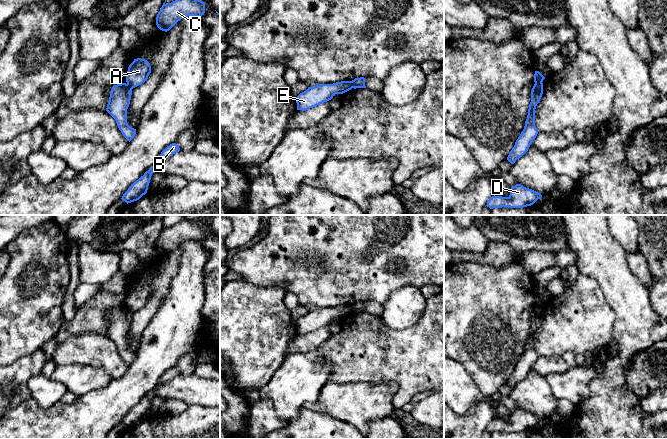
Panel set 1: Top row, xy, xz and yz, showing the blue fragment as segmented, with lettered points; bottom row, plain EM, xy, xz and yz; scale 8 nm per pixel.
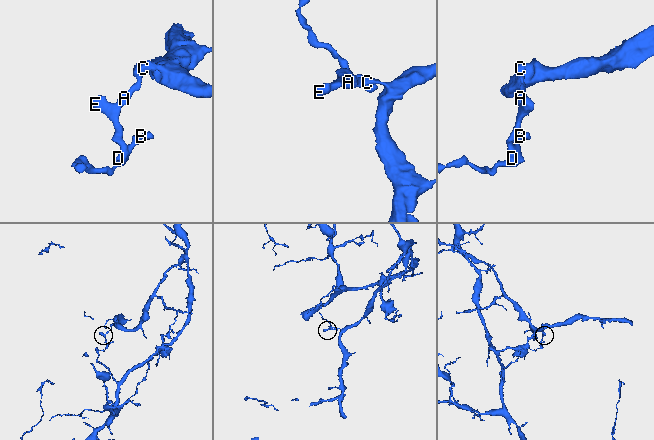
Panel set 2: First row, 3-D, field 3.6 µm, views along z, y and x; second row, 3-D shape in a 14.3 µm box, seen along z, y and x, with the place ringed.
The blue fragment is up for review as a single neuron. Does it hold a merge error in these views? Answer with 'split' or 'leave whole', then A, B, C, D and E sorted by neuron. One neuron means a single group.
split; groups A C / B D E

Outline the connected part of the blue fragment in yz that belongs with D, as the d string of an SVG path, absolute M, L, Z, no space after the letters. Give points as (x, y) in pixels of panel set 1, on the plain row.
M521 408L511 411L508 421L492 420L487 425L487 431L493 432L523 432L533 429L542 419L532 413L526 412Z

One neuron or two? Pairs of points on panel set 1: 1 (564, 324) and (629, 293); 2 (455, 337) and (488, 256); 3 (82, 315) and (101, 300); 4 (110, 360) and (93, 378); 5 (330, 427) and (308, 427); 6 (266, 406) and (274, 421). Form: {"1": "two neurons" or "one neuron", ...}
{"1": "two neurons", "2": "two neurons", "3": "one neuron", "4": "two neurons", "5": "one neuron", "6": "one neuron"}

